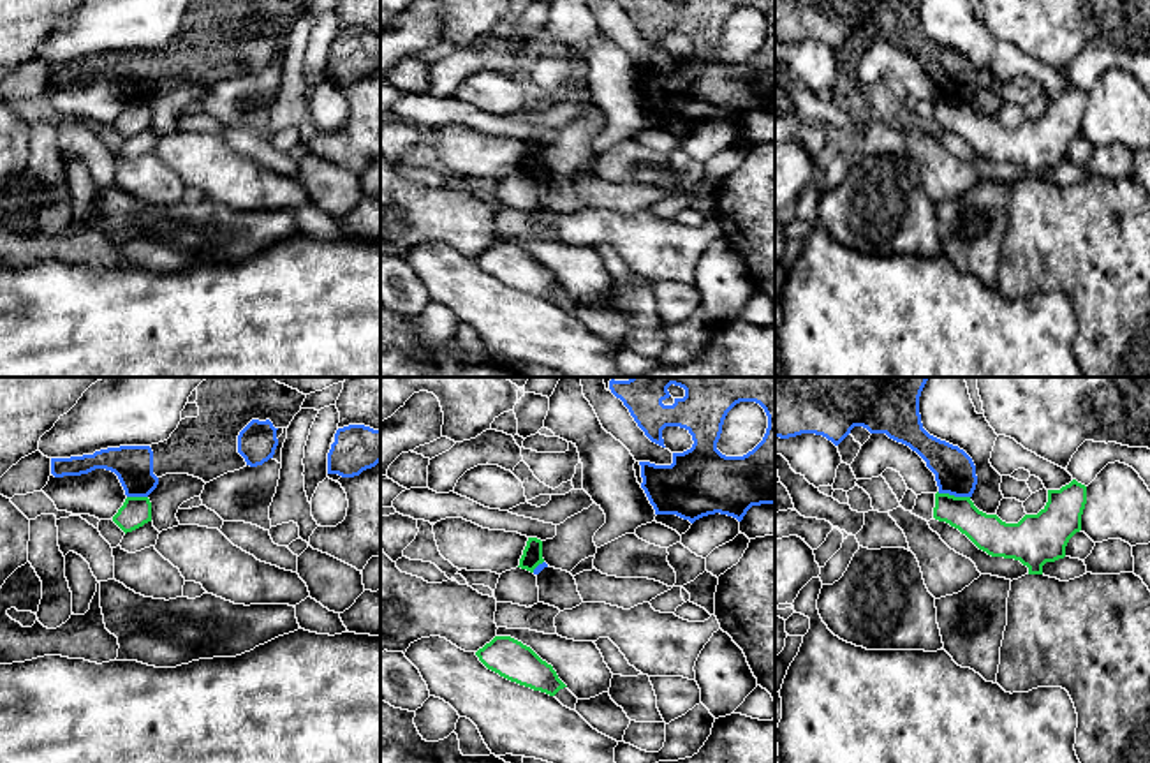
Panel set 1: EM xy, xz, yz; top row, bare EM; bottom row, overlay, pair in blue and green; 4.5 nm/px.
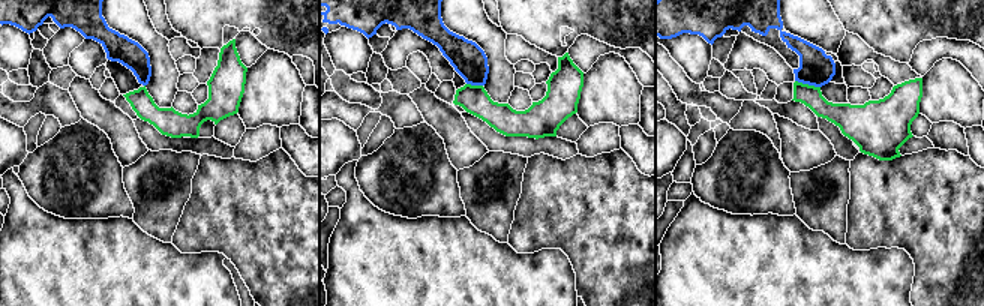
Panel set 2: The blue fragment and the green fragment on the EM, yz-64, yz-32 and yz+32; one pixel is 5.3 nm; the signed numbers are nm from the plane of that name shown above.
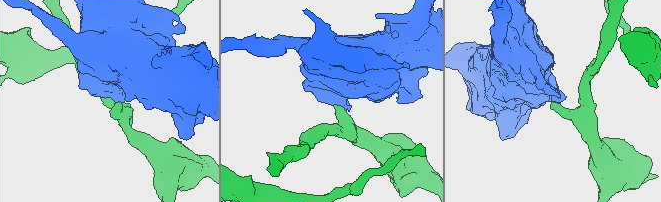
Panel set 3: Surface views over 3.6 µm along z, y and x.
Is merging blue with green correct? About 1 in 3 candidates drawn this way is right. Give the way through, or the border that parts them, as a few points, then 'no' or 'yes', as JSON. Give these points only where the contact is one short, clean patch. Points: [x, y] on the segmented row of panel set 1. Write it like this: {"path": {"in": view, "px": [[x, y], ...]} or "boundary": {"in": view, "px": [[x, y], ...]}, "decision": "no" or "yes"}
{"boundary": {"in": "yz", "px": [[937, 492], [969, 497]]}, "decision": "no"}

